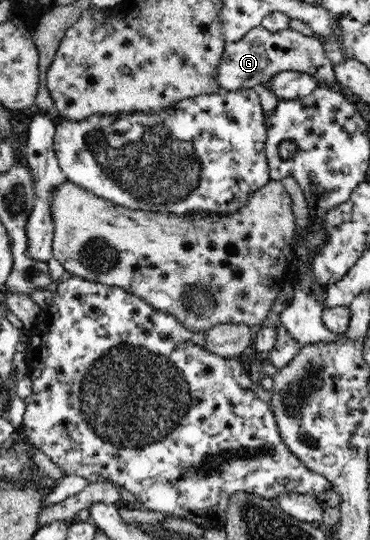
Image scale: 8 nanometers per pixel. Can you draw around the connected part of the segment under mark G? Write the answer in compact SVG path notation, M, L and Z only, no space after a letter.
M258 25L250 29L240 41L226 41L216 82L222 90L236 91L254 88L281 71L294 70L314 76L320 85L338 85L333 63L326 57L323 45L324 39L316 35L302 34L292 29L270 33L265 27Z

